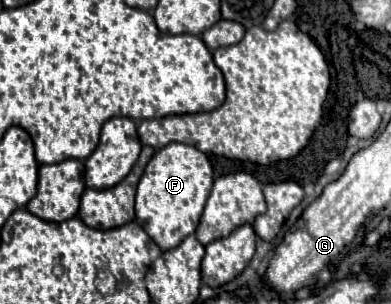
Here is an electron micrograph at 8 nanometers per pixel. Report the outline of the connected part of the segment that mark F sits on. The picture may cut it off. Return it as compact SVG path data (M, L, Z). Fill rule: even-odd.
M169 143L151 157L137 185L135 199L137 223L163 251L173 249L187 235L195 233L211 185L213 185L213 167L207 155L185 143Z

